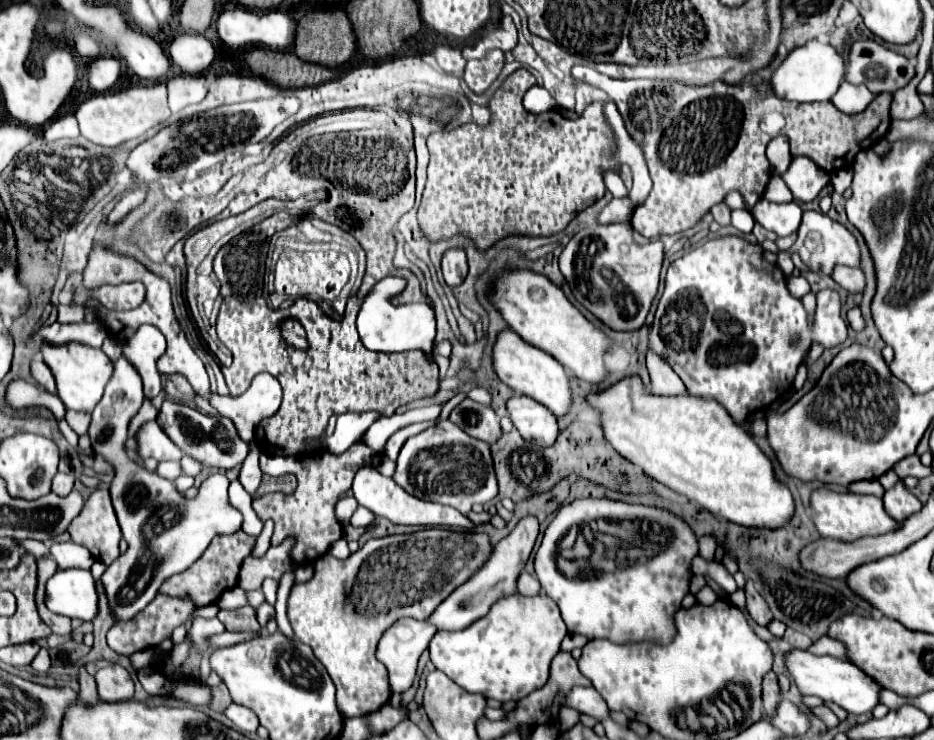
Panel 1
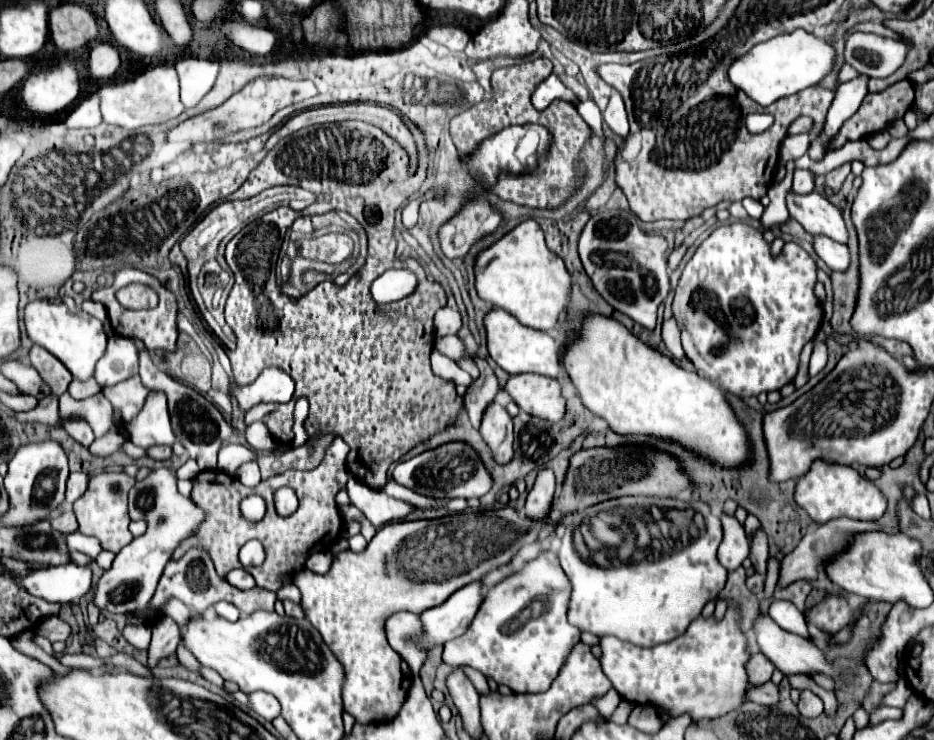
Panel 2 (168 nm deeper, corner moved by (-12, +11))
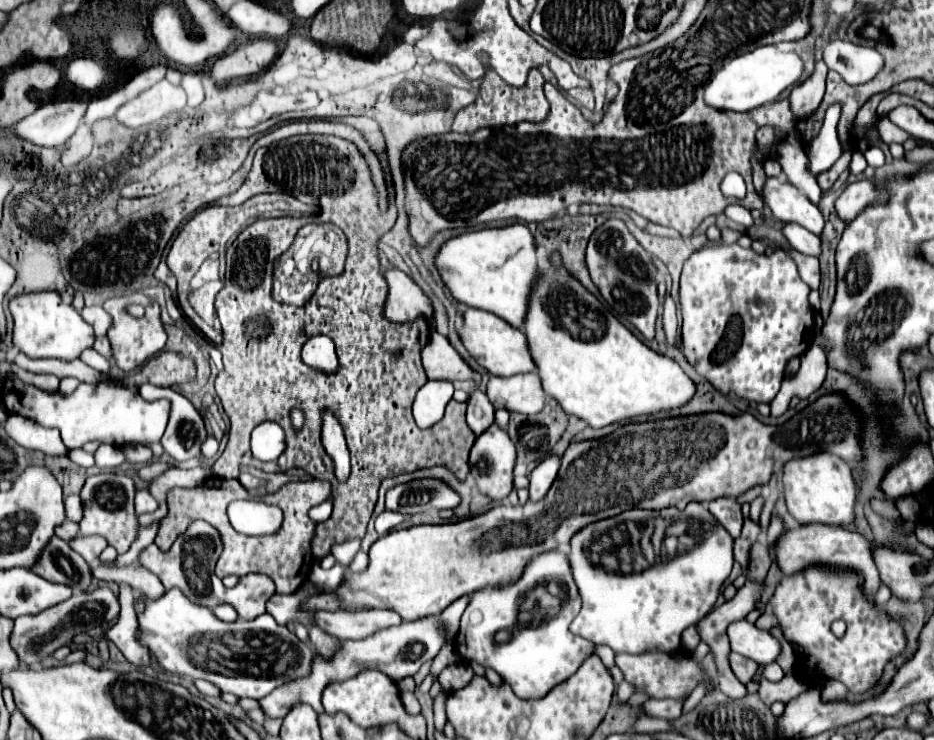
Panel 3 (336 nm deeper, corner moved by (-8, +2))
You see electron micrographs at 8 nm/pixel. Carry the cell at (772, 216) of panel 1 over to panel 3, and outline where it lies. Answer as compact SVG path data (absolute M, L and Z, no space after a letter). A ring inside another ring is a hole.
M840 105L828 107L820 133L814 137L814 141L806 149L808 159L810 159L810 171L814 175L830 169L842 153L842 145L836 135L838 121L840 121Z

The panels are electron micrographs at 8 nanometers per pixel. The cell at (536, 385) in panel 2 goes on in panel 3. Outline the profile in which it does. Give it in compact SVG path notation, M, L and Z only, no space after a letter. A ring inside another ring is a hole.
M534 371L512 377L490 377L486 395L496 409L508 409L526 415L540 413L546 401L542 381Z

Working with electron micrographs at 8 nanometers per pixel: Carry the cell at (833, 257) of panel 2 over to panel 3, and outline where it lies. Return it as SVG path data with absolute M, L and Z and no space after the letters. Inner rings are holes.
M784 223L782 225L782 235L788 239L788 243L796 251L800 251L804 255L814 255L814 257L820 255L820 239L814 233L808 233L806 229L800 229L800 225Z

